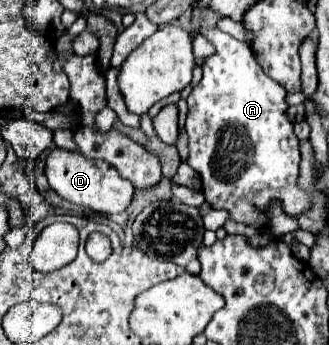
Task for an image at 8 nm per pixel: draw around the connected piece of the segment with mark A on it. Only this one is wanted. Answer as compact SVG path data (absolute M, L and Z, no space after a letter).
M209 29L203 31L207 35L217 53L213 57L207 57L203 65L203 79L193 87L191 95L187 97L187 121L185 129L189 135L189 157L187 165L199 175L201 179L201 193L205 195L205 201L213 209L225 209L229 211L229 219L263 229L269 225L267 211L273 201L281 203L281 209L289 217L299 217L311 209L311 197L305 193L299 185L299 139L295 137L293 123L289 121L287 109L287 89L269 79L263 71L261 65L253 59L249 47L235 37L219 31L219 29Z

